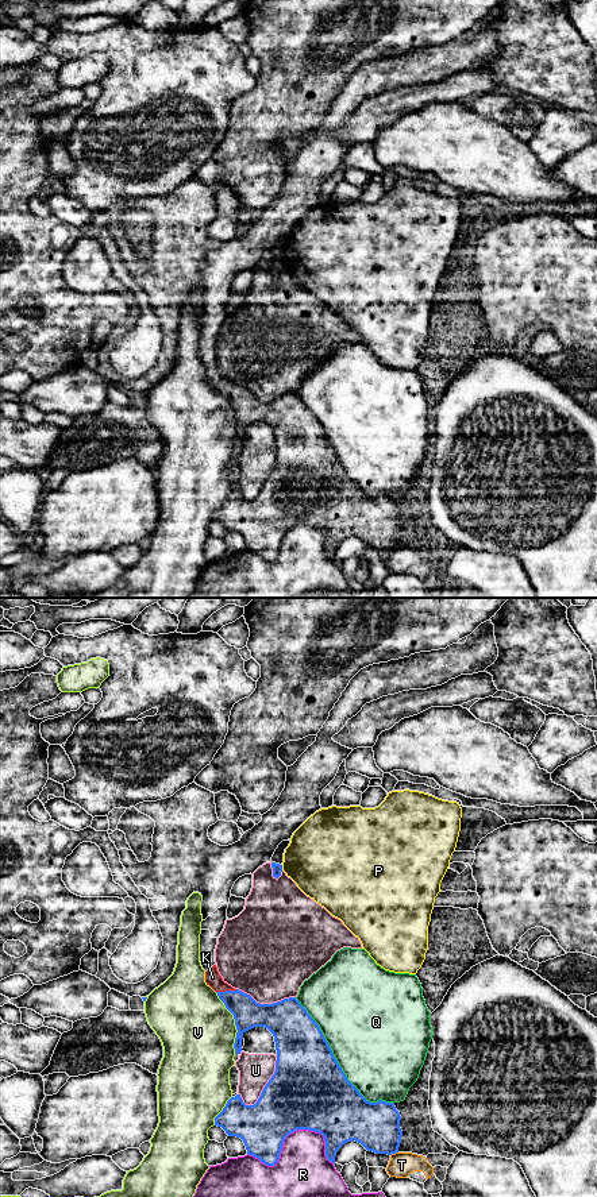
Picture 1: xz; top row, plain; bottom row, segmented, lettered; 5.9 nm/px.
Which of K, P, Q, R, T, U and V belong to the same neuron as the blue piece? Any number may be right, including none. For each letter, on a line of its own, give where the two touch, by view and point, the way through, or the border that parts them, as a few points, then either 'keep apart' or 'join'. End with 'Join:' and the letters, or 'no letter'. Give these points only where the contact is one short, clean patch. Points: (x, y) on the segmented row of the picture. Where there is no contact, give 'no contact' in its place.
K: xz (226, 991) | join
P: xz (281, 868) | along xz (281, 865), (282, 869) | keep apart
Q: xz (336, 1062) | keep apart
R: xz (292, 1131) | keep apart
T: xz (393, 1153) | keep apart
U: xz (266, 1084) | keep apart
V: xz (235, 1023) | keep apart
Join: K

